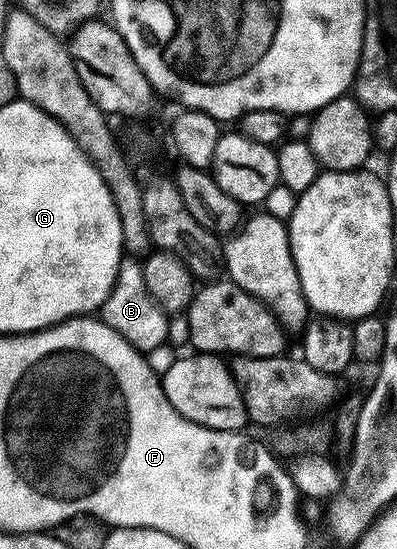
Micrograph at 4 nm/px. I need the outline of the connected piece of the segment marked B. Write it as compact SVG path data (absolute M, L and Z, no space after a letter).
M137 257L122 258L111 293L99 308L99 318L102 323L115 329L115 333L119 333L119 337L123 337L123 341L130 343L136 351L147 353L170 338L170 316L157 304L155 297L151 297L147 281L143 281L141 264L142 260Z

